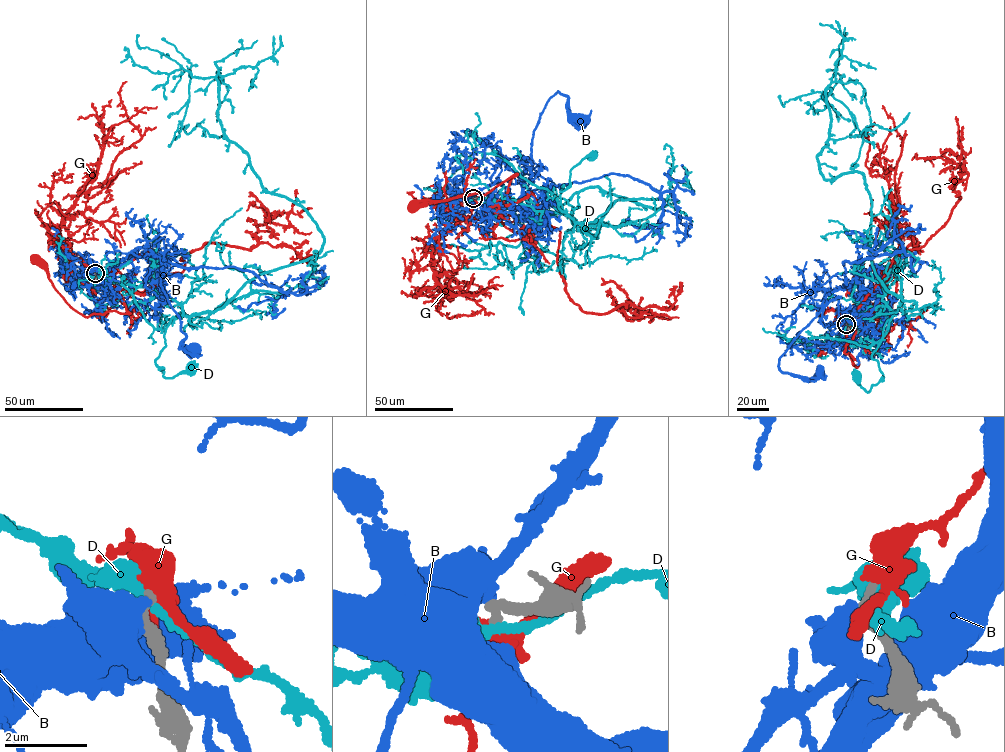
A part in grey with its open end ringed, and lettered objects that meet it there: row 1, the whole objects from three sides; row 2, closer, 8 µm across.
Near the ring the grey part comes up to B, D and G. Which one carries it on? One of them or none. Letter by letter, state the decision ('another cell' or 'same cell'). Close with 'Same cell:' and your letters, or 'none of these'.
B: another cell
D: another cell
G: another cell
Same cell: none of these

